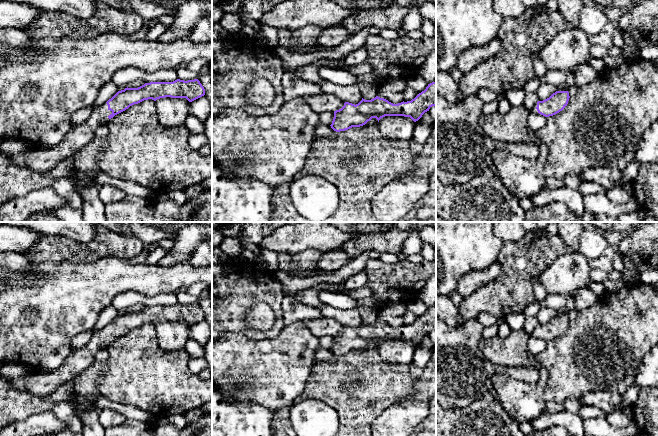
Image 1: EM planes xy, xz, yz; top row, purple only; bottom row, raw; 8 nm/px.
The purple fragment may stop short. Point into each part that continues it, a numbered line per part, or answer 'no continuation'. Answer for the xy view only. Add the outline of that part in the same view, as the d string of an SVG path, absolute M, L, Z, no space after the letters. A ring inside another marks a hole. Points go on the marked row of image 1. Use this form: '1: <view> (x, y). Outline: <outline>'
1: xy (39, 160). Outline: M107 103L95 106L89 118L82 124L72 126L62 141L51 149L34 147L31 150L11 155L12 159L22 167L37 173L45 173L53 169L59 162L73 157L86 146L95 135L96 130L108 124L108 116L112 111Z

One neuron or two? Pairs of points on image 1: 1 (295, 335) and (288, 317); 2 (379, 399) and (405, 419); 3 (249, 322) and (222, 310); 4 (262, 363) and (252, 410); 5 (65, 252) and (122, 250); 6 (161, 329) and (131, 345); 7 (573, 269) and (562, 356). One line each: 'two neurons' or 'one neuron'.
1: two neurons
2: two neurons
3: two neurons
4: two neurons
5: one neuron
6: two neurons
7: two neurons

